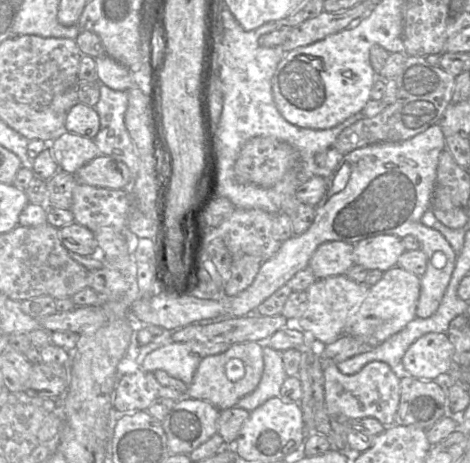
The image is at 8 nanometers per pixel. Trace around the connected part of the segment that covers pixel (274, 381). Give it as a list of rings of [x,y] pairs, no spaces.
[[[263,343],[264,370],[258,386],[250,394],[241,398],[234,408],[242,408],[250,413],[273,397],[280,397],[281,386],[288,375],[283,365],[283,352]]]

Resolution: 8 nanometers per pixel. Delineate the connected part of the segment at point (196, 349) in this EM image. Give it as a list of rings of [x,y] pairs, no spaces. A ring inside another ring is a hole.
[[[198,341],[172,342],[149,353],[141,368],[152,373],[163,370],[190,385],[203,358],[224,353],[230,346],[224,343]]]

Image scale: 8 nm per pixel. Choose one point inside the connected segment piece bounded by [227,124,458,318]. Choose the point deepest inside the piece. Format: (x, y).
(380, 189)

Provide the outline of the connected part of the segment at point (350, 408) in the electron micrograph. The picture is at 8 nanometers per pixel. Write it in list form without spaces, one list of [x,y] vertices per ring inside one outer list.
[[[371,361],[353,375],[345,375],[337,364],[329,364],[323,369],[325,407],[335,418],[372,417],[384,426],[395,424],[400,401],[401,374],[400,370],[392,370],[382,361]]]

